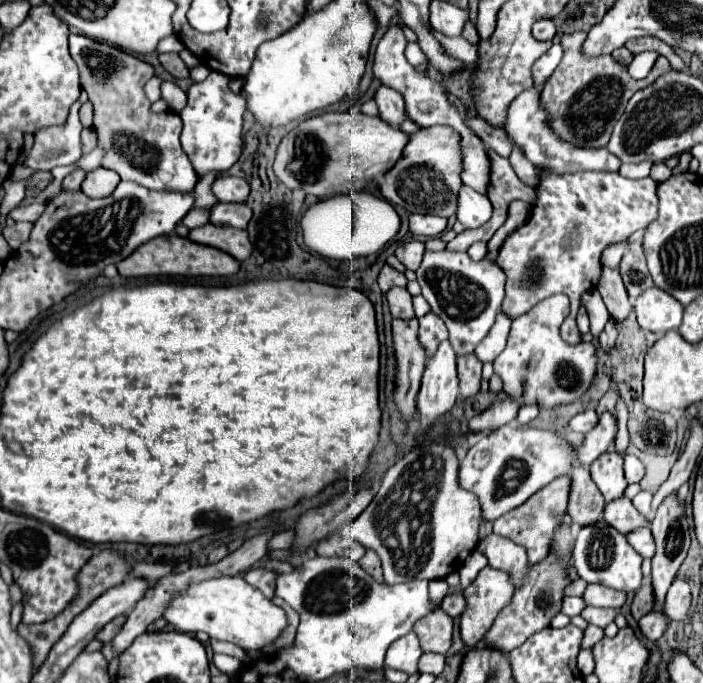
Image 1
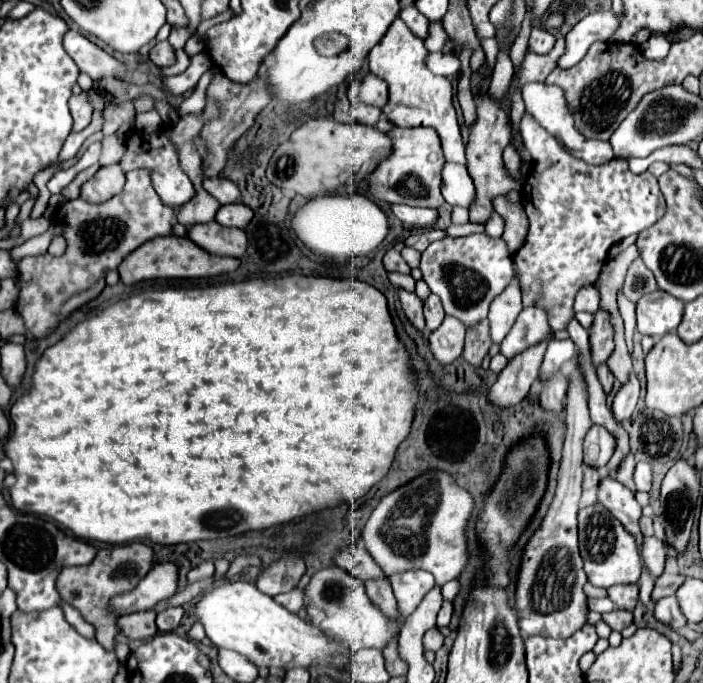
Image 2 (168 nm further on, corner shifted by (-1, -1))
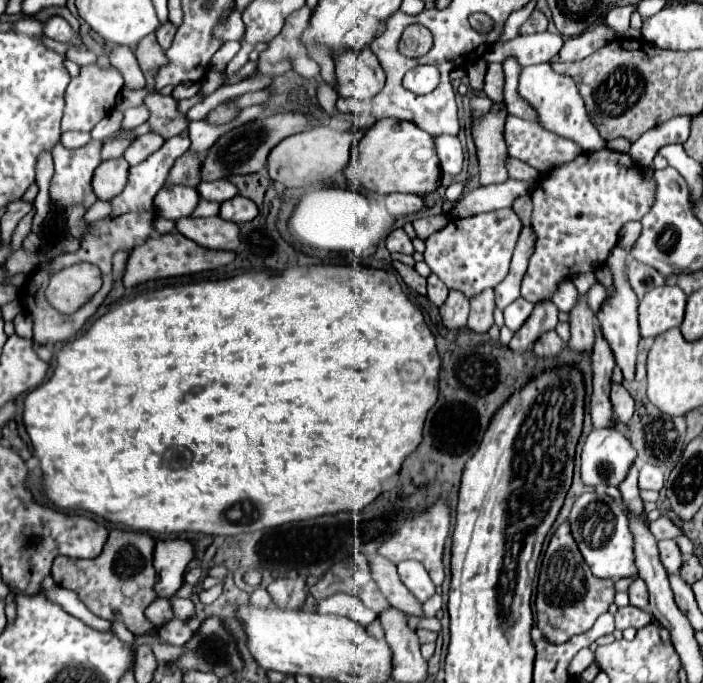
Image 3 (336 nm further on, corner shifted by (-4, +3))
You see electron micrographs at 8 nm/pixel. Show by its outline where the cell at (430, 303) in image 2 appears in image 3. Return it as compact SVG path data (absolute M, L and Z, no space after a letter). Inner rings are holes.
M431 274L427 278L427 298L429 298L429 302L433 306L441 308L445 304L445 300L447 300L447 294L449 294L449 290L445 288L445 284L441 284L441 280Z

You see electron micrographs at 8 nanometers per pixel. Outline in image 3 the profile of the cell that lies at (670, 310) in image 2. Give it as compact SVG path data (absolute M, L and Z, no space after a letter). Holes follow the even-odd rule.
M677 286L649 290L639 302L639 328L643 338L655 338L683 322L687 296Z

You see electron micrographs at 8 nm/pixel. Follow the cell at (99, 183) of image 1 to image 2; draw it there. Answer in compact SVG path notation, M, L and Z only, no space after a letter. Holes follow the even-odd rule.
M118 164L102 166L94 178L80 188L80 198L86 202L106 202L124 188L124 172Z

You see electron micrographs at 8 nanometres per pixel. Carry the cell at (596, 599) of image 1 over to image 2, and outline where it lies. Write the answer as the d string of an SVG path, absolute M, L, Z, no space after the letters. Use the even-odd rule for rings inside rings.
M624 584L624 586L612 586L608 588L608 598L616 604L616 608L622 610L634 610L638 604L638 584Z

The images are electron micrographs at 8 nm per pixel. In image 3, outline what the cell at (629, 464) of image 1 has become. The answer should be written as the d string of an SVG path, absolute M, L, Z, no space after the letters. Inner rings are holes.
M643 464L639 470L639 488L661 490L663 488L663 472L653 464Z

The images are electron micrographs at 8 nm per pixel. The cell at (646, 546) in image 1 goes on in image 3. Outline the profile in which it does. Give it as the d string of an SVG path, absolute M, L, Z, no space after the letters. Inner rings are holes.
M661 540L659 542L659 556L661 564L669 574L677 574L681 568L681 552L675 544L675 540Z

